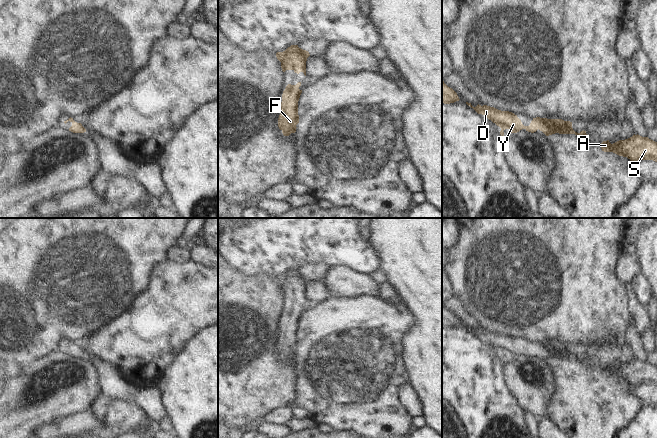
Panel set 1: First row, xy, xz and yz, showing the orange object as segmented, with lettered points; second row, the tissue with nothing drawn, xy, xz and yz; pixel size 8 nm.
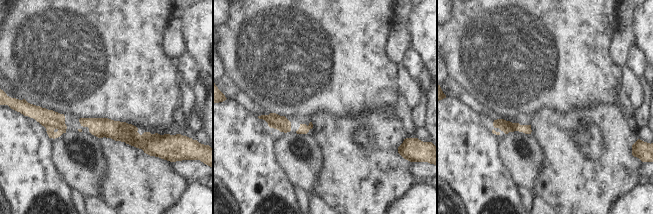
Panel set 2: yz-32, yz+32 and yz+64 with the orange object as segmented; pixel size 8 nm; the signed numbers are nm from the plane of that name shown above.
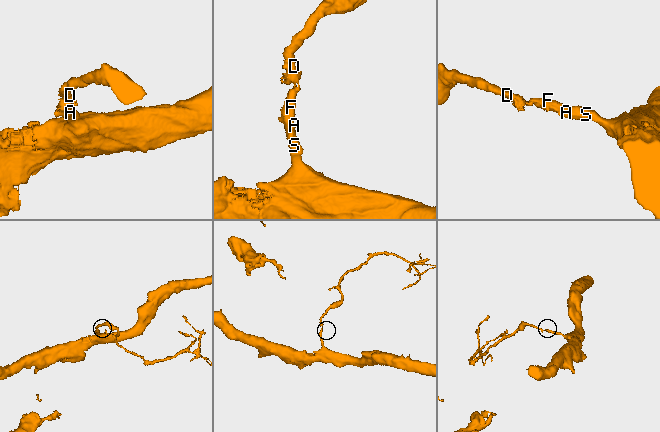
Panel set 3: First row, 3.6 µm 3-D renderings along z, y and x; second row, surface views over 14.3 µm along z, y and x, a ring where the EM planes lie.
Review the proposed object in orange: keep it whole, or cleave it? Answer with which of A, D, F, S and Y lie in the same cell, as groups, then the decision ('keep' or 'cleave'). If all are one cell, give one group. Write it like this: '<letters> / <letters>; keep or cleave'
A D F S Y; keep

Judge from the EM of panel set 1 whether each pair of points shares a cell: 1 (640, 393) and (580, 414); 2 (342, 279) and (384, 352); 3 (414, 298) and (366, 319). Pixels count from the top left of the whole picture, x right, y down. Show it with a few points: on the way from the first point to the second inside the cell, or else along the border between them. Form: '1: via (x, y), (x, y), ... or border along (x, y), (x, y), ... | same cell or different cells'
1: border along (629, 385), (629, 392), (643, 405) | different cells
2: border along (337, 296), (377, 297) | different cells
3: border along (402, 299), (413, 315), (415, 324) | different cells

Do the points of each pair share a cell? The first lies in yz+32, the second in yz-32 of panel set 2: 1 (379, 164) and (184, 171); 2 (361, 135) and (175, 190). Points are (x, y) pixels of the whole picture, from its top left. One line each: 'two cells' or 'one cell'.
1: two cells
2: one cell

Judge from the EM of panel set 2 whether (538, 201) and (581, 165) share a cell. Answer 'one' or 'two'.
two

